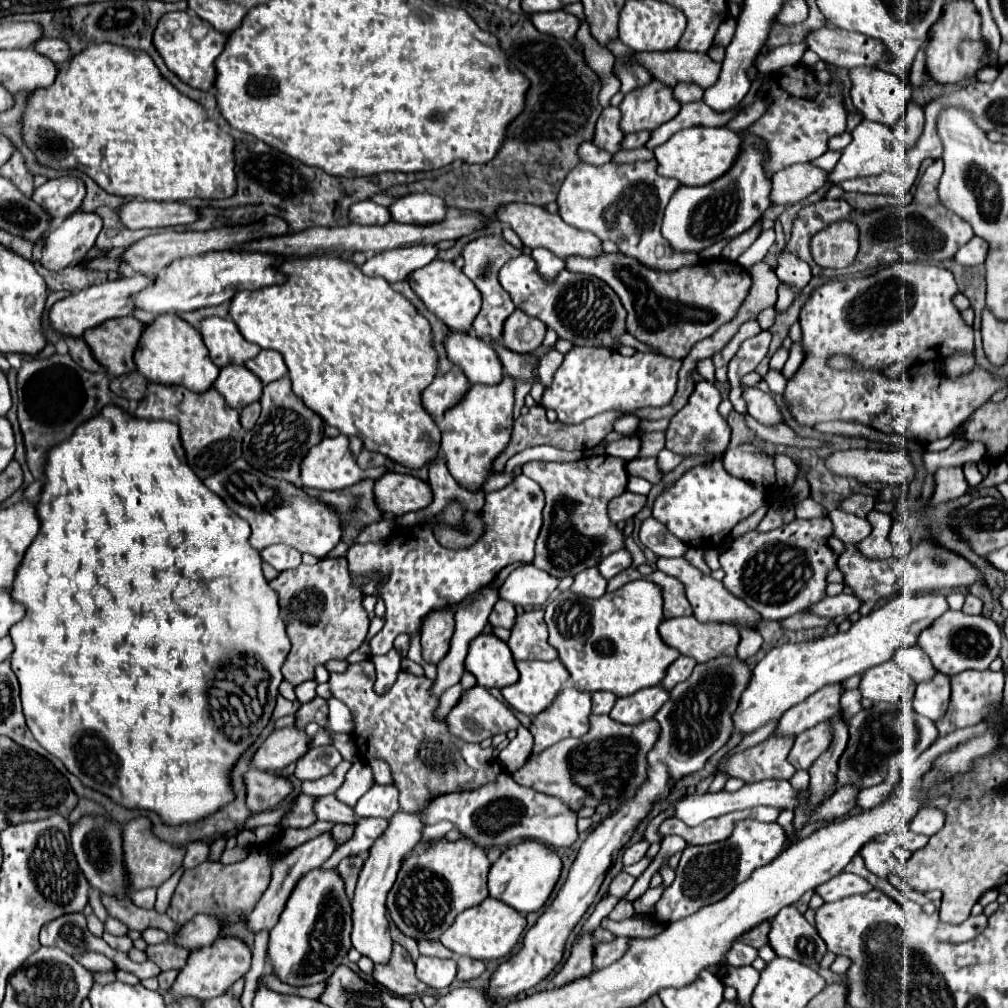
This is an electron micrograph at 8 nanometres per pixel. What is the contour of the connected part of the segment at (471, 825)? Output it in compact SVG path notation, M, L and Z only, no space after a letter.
M501 772L493 782L487 782L477 790L439 796L429 806L425 820L427 824L449 820L465 838L487 850L493 846L509 846L521 840L537 840L547 846L567 848L577 840L577 814L563 806L563 802L557 798L517 784L511 780L509 772Z

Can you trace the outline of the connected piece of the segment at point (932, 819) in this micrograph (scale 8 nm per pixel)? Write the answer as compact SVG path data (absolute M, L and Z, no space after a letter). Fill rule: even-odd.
M923 808L913 820L911 820L911 830L915 834L925 834L925 836L933 836L935 832L939 832L943 828L945 816L943 812L939 812L937 808Z

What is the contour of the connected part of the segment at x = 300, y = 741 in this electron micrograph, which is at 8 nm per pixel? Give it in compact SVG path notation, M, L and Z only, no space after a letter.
M281 728L267 736L251 758L251 768L277 772L297 762L309 750L309 736L297 728Z

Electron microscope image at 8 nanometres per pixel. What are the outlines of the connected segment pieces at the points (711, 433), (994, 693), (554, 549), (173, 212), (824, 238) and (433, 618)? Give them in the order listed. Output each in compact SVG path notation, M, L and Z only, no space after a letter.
M701 380L695 384L695 390L685 406L685 410L677 412L671 422L669 422L669 428L665 430L665 446L677 454L685 454L685 456L693 456L693 454L705 454L705 444L709 446L709 452L713 454L721 454L727 444L729 444L729 436L731 436L731 430L725 422L725 418L719 416L717 412L717 406L721 402L721 394L719 390L715 388L713 382L707 382L707 380Z
M967 670L967 672L951 676L951 702L949 702L949 710L947 710L945 718L939 720L939 724L937 724L939 736L945 736L953 730L965 728L965 726L979 724L1001 700L1003 700L1003 672Z
M595 454L569 464L527 462L521 466L521 474L543 488L547 504L543 508L543 526L535 546L533 566L565 578L597 566L603 558L623 548L623 532L609 520L607 504L627 488L625 466L627 460L609 454Z
M129 200L117 208L119 222L129 230L139 228L163 228L175 224L191 224L197 220L197 210L177 202L151 202L151 200Z
M835 222L811 240L811 254L823 268L845 268L855 260L859 248L855 224Z
M443 608L431 612L423 622L421 632L423 660L437 666L449 652L451 636L453 636L453 612L443 612Z

